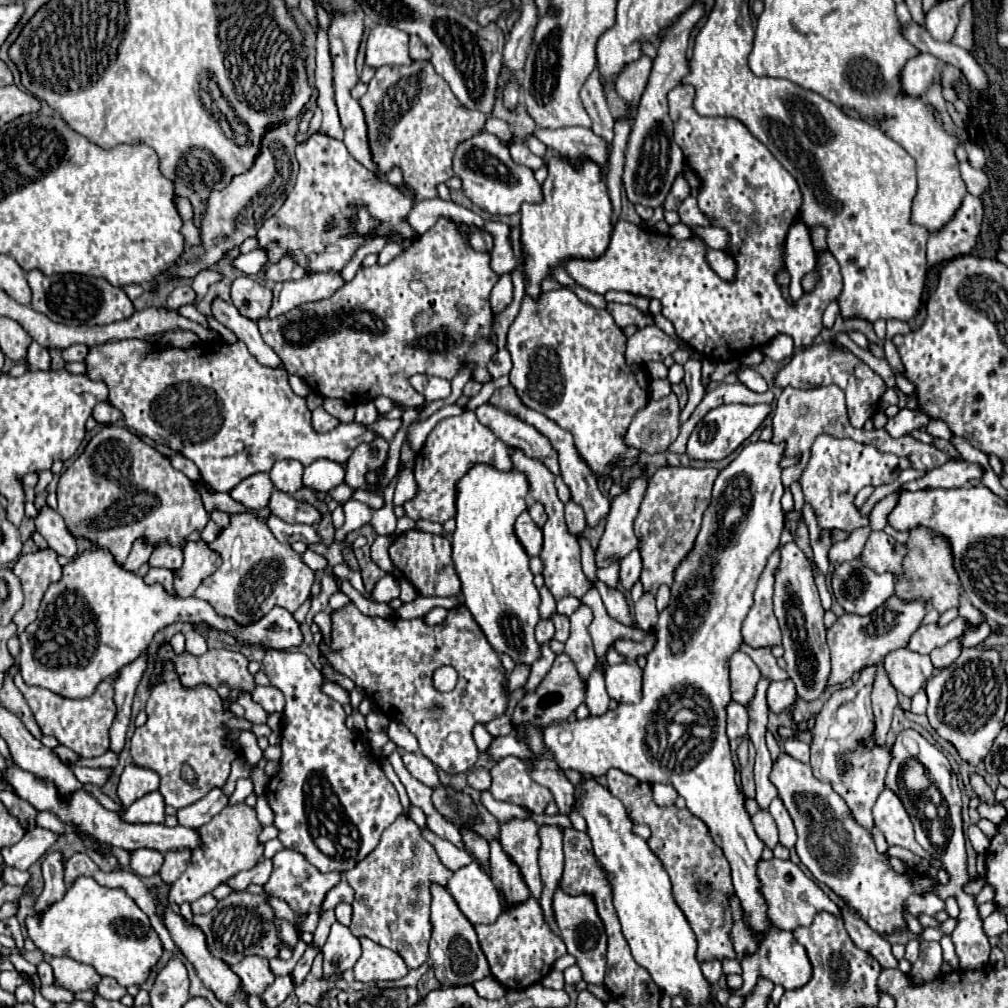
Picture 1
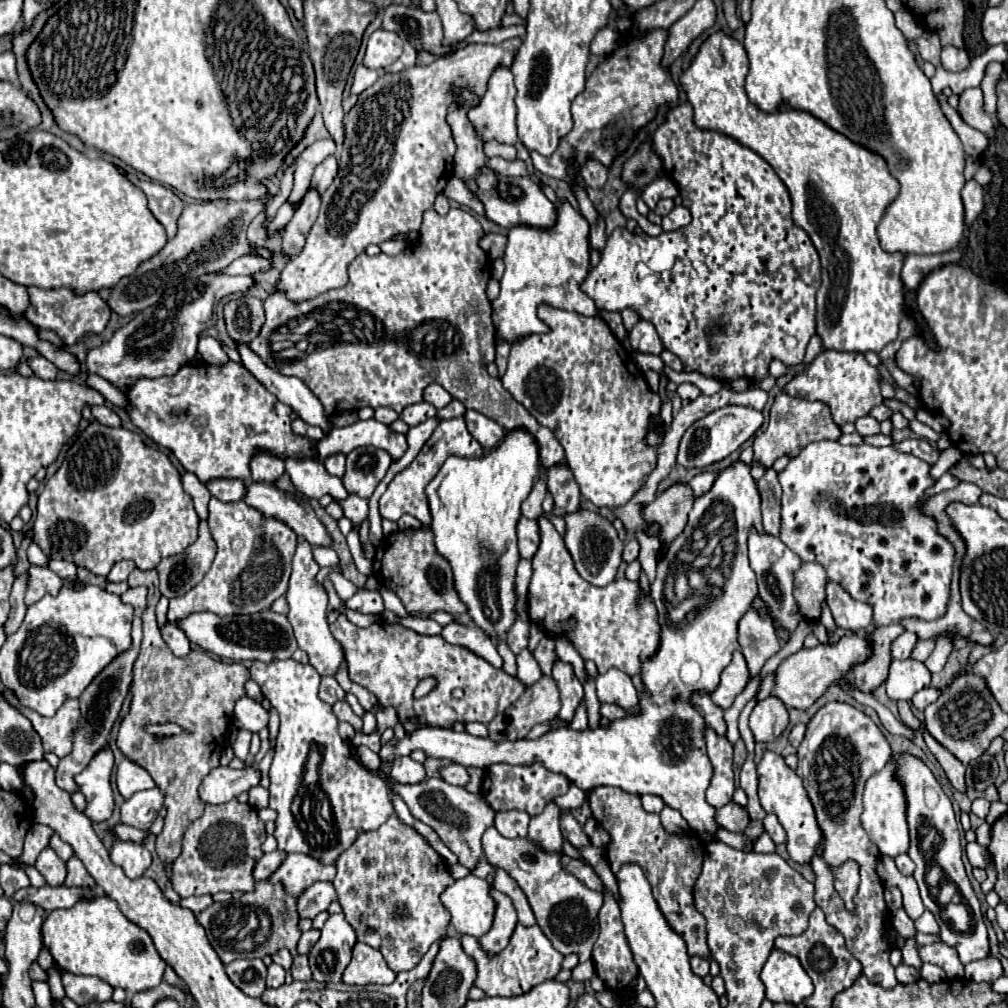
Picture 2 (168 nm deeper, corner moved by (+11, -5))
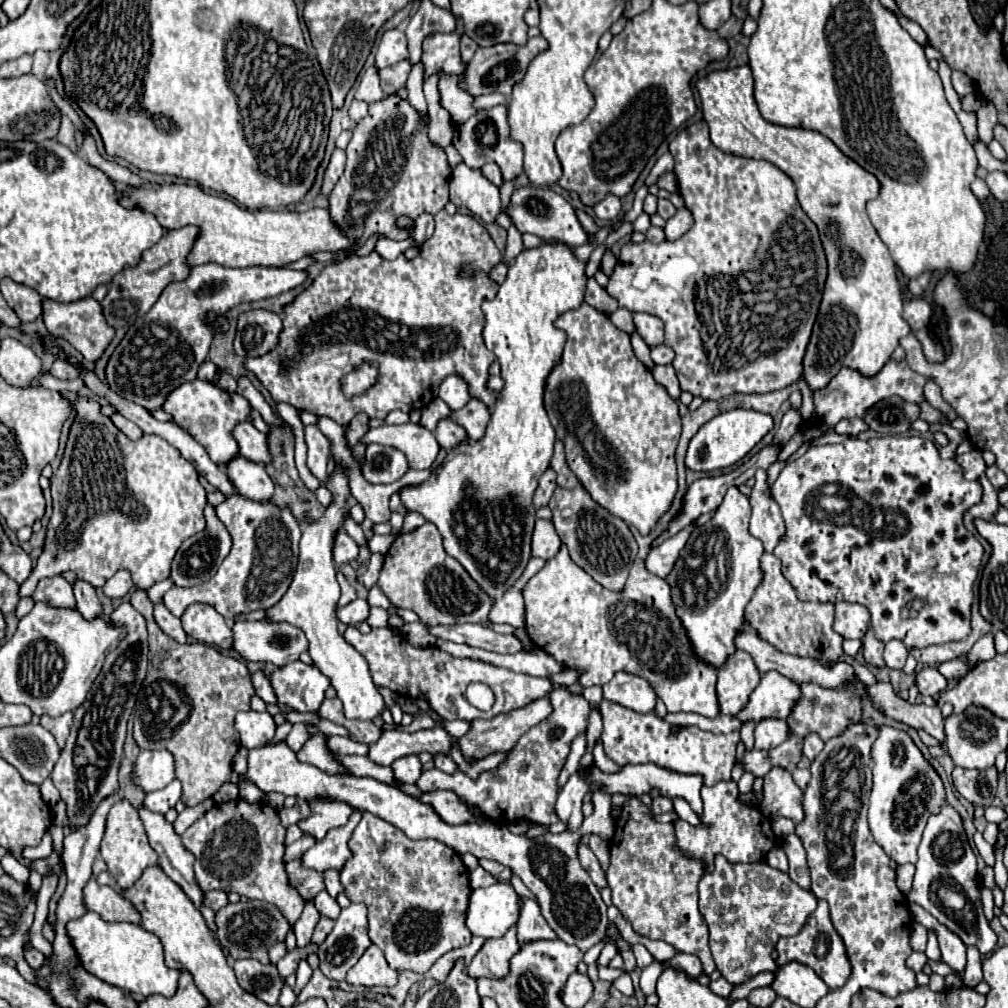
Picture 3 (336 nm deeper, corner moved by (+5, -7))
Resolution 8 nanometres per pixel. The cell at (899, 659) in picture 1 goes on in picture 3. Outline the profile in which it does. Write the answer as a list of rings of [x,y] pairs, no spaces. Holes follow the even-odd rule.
[[[922,668],[916,678],[914,678],[914,684],[918,688],[918,692],[922,696],[936,696],[940,694],[944,688],[946,688],[946,678],[936,670],[936,668]]]

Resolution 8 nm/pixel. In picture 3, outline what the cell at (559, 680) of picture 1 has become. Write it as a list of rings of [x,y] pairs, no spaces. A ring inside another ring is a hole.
[[[538,698],[538,702],[530,702],[530,706],[524,706],[524,708],[518,708],[518,710],[512,710],[508,714],[498,714],[494,716],[492,720],[472,720],[472,728],[466,736],[460,738],[460,748],[462,748],[462,754],[466,758],[474,756],[474,758],[484,758],[488,756],[490,752],[498,752],[498,750],[512,750],[514,748],[514,742],[518,742],[518,738],[522,734],[526,734],[530,728],[534,728],[538,722],[546,720],[550,716],[550,698]]]

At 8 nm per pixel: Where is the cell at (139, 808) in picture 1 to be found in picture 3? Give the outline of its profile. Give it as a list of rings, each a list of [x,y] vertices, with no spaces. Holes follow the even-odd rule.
[[[174,780],[174,782],[170,782],[166,788],[146,794],[144,806],[146,806],[150,812],[166,814],[166,812],[168,812],[170,808],[174,808],[176,802],[180,800],[180,792],[182,792],[182,786],[180,786],[178,780]]]

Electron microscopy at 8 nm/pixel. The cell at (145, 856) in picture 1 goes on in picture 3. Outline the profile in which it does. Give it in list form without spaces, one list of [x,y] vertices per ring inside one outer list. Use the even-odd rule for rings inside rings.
[[[116,800],[116,804],[112,806],[108,820],[106,820],[106,834],[102,840],[100,854],[104,862],[108,864],[108,872],[112,874],[116,886],[120,888],[132,886],[146,868],[158,864],[158,854],[154,854],[152,846],[148,844],[142,820],[138,818],[138,812],[132,808],[128,800]]]

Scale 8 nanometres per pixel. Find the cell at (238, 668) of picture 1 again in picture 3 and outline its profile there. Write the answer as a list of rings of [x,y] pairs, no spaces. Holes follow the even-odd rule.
[[[134,590],[130,604],[146,618],[150,664],[146,680],[138,692],[134,710],[134,742],[142,750],[168,750],[174,756],[176,778],[182,784],[182,802],[192,808],[214,796],[214,792],[230,780],[232,758],[240,748],[240,738],[234,728],[234,718],[240,710],[250,710],[250,698],[256,692],[250,672],[242,660],[222,656],[218,650],[206,644],[178,644],[154,622],[154,604],[146,590]]]

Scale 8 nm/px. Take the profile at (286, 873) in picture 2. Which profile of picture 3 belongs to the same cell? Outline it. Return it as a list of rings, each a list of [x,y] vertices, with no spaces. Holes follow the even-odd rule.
[[[354,812],[346,826],[330,830],[324,840],[316,842],[310,850],[304,852],[302,866],[310,868],[310,870],[318,870],[318,872],[324,872],[324,870],[342,870],[344,862],[350,856],[348,838],[352,836],[352,832],[354,832],[356,824],[360,822],[360,818],[362,818],[362,814]]]

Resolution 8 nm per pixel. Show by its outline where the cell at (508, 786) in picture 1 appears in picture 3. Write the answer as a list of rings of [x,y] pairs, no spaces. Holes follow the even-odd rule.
[[[560,686],[554,692],[550,692],[550,702],[554,706],[554,712],[540,724],[536,724],[532,730],[528,730],[518,744],[512,748],[510,756],[494,770],[484,772],[476,782],[470,780],[460,770],[452,776],[444,774],[438,768],[426,770],[420,776],[420,784],[416,784],[420,790],[454,790],[460,794],[470,806],[476,806],[486,820],[492,820],[496,824],[512,822],[512,820],[528,820],[536,824],[554,824],[558,822],[554,812],[554,802],[558,798],[560,786],[558,776],[560,770],[568,758],[570,742],[574,736],[582,730],[586,730],[586,718],[590,716],[590,704],[582,698],[582,694],[576,694],[570,690],[570,686]]]

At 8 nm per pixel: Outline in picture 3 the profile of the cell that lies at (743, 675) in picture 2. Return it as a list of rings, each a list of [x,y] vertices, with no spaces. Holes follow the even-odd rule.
[[[738,650],[728,662],[718,670],[718,704],[722,714],[738,714],[746,702],[750,692],[758,686],[760,674],[754,666],[750,654]]]

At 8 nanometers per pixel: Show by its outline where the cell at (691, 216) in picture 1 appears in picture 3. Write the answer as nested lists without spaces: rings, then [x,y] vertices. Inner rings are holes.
[[[680,208],[664,226],[664,232],[666,232],[666,240],[676,240],[680,236],[684,236],[694,224],[694,218],[692,214],[686,210],[686,208]]]

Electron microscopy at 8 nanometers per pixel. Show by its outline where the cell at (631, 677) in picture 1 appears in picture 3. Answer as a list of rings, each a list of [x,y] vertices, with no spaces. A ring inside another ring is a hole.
[[[616,672],[616,676],[602,688],[604,688],[604,698],[610,702],[616,702],[620,706],[626,706],[626,708],[630,708],[634,712],[642,712],[642,714],[654,710],[656,694],[654,694],[652,686],[636,674]]]

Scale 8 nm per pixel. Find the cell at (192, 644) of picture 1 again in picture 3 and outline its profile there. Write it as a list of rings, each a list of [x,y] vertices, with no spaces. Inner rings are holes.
[[[156,604],[154,606],[154,618],[156,618],[156,622],[158,622],[158,626],[170,636],[170,638],[174,638],[176,642],[180,642],[180,644],[186,644],[186,632],[182,630],[182,624],[178,622],[178,618],[174,616],[174,614],[170,614],[170,610],[166,610],[166,606],[162,606],[162,604]]]

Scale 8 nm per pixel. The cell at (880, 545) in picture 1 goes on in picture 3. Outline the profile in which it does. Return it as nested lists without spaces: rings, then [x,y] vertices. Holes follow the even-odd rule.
[[[892,435],[884,436],[884,438],[870,438],[870,440],[860,440],[860,438],[850,438],[842,444],[832,444],[832,446],[812,446],[808,448],[808,452],[798,458],[796,462],[784,466],[784,470],[780,472],[780,476],[776,478],[776,482],[772,484],[772,496],[780,506],[780,514],[786,522],[786,536],[780,540],[780,544],[774,548],[774,554],[780,558],[782,562],[782,572],[784,576],[792,582],[792,586],[796,588],[800,600],[814,600],[814,602],[858,602],[864,604],[870,610],[872,616],[872,628],[876,632],[876,636],[882,642],[890,642],[894,638],[902,640],[908,648],[916,646],[916,648],[924,648],[930,644],[944,644],[950,640],[964,640],[970,632],[970,606],[972,606],[972,586],[974,580],[978,576],[978,568],[982,564],[982,544],[964,528],[962,524],[962,514],[966,508],[974,506],[980,502],[982,498],[982,486],[978,482],[968,482],[962,476],[962,468],[954,462],[954,460],[942,460],[938,456],[938,448],[934,446],[934,442],[922,438],[922,436],[903,436]],[[830,482],[838,482],[842,486],[846,486],[848,490],[852,490],[860,500],[864,500],[868,504],[868,508],[860,512],[826,512],[822,508],[818,508],[816,504],[816,496],[820,492],[820,488],[824,484]],[[894,510],[894,532],[884,532],[886,528],[886,512]]]

